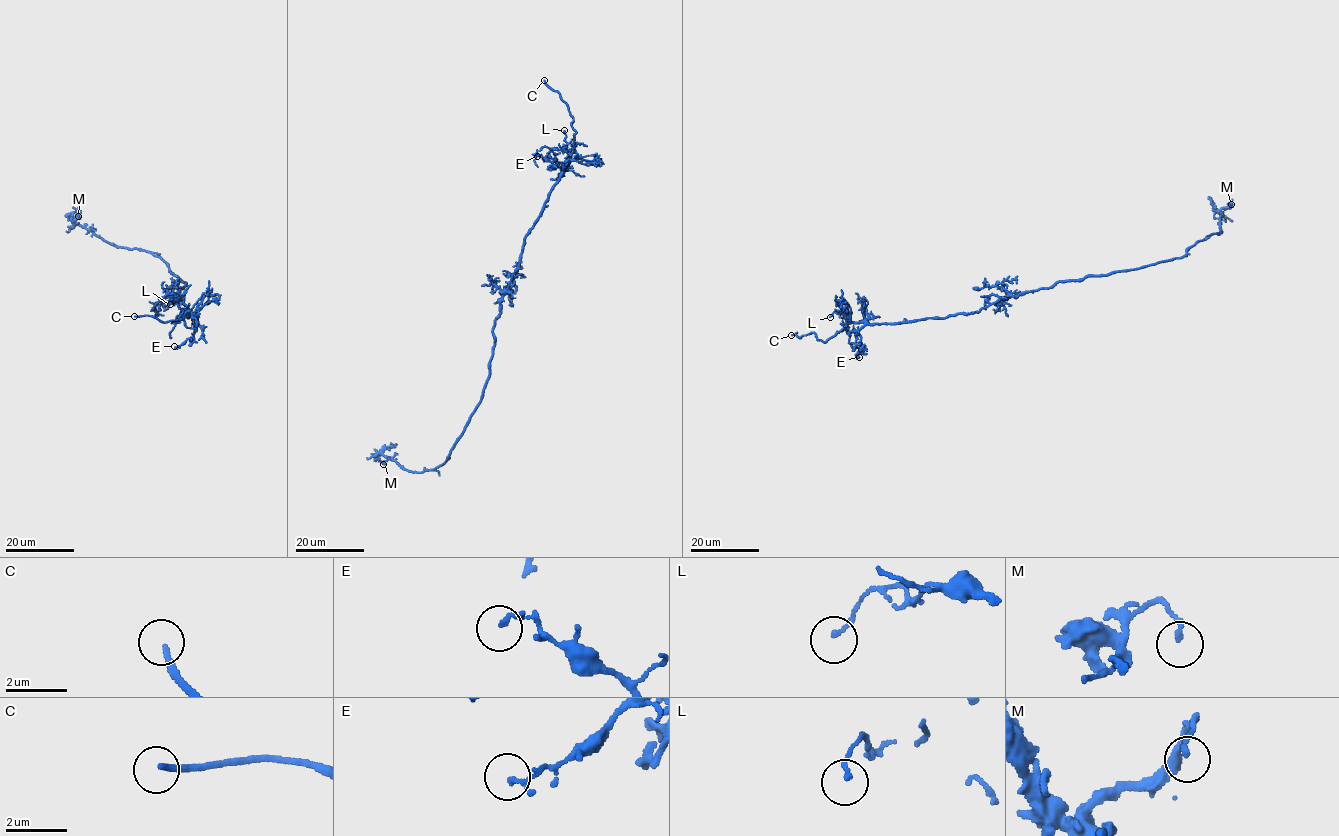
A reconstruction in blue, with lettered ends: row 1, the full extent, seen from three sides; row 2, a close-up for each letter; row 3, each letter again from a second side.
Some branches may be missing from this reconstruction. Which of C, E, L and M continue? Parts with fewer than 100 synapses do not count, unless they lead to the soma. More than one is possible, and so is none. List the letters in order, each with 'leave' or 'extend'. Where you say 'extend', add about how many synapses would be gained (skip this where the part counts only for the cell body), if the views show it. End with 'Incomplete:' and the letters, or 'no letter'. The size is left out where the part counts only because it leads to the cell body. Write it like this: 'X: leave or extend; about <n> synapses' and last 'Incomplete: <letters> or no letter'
C: extend
E: leave
L: leave
M: leave
Incomplete: C

